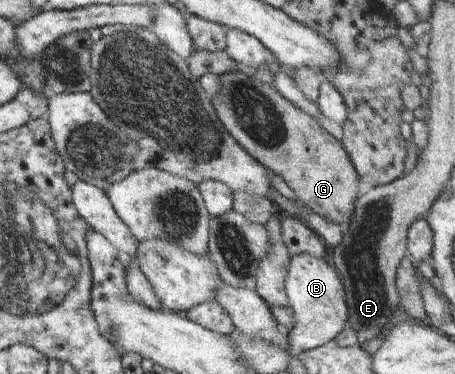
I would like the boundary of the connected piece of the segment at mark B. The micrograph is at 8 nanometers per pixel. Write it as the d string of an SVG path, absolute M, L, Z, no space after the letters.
M308 253L291 257L284 285L295 321L288 331L288 352L297 357L302 352L334 341L348 326L345 290L338 274L324 261Z

